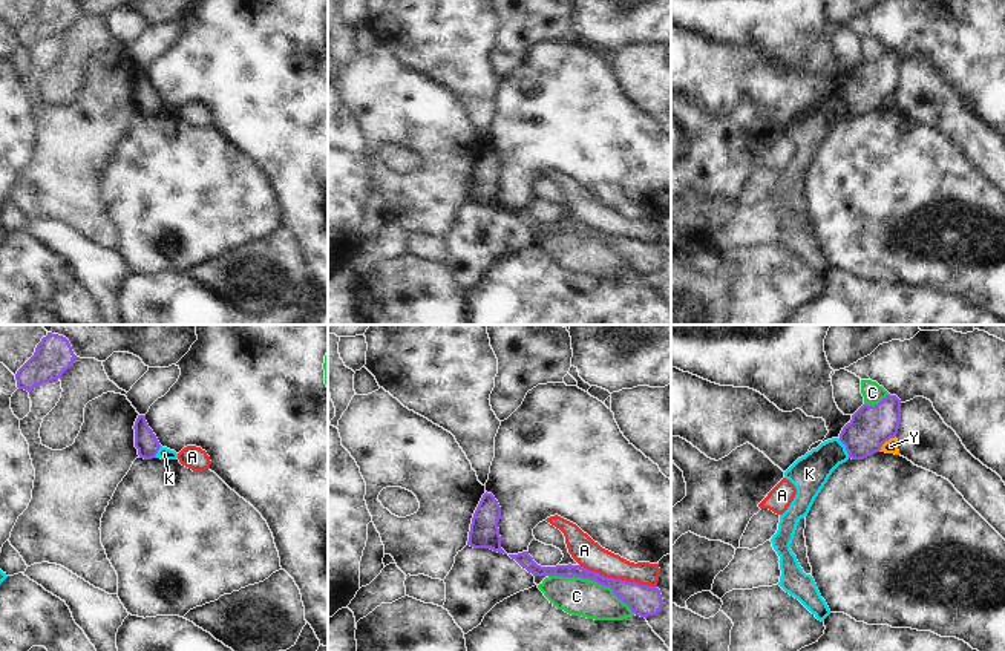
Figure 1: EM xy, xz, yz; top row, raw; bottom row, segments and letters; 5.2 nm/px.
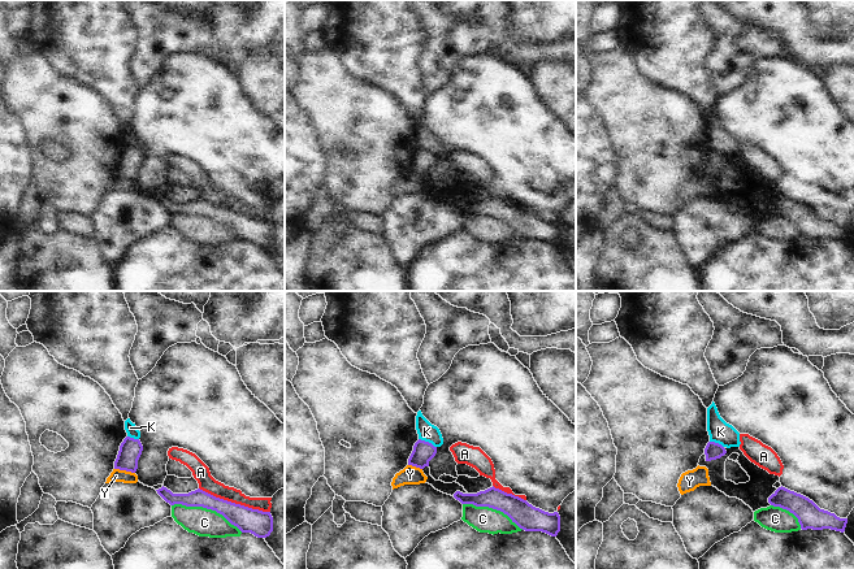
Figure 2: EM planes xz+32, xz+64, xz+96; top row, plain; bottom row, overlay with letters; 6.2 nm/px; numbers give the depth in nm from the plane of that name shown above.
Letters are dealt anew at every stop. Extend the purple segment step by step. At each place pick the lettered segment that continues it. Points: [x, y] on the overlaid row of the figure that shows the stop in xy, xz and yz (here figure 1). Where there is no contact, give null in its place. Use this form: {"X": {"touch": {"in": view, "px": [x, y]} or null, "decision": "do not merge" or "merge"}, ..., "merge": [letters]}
{"A": {"touch": {"in": "xz", "px": [618, 579]}, "decision": "do not merge"}, "C": {"touch": {"in": "xz", "px": [592, 579]}, "decision": "do not merge"}, "K": {"touch": {"in": "yz", "px": [846, 448]}, "decision": "do not merge"}, "Y": {"touch": {"in": "yz", "px": [884, 441]}, "decision": "do not merge"}, "merge": []}

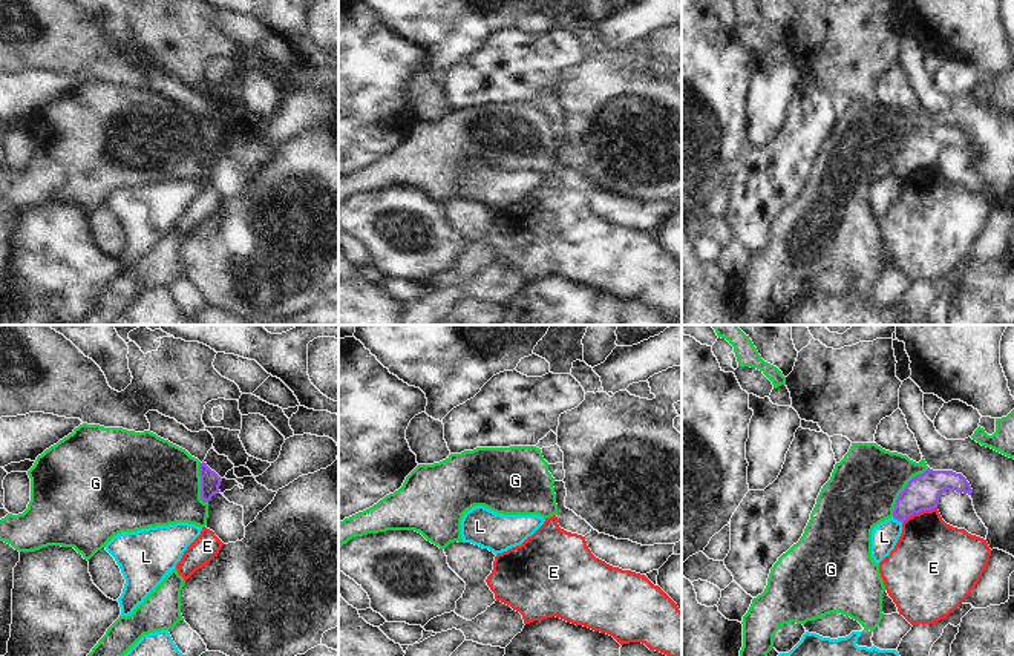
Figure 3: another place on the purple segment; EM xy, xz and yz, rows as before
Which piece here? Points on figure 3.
{"E": {"touch": {"in": "yz", "px": [919, 511]}, "decision": "do not merge"}, "G": {"touch": {"in": "yz", "px": [904, 489]}, "decision": "do not merge"}, "L": {"touch": {"in": "yz", "px": [896, 518]}, "decision": "do not merge"}, "merge": []}

